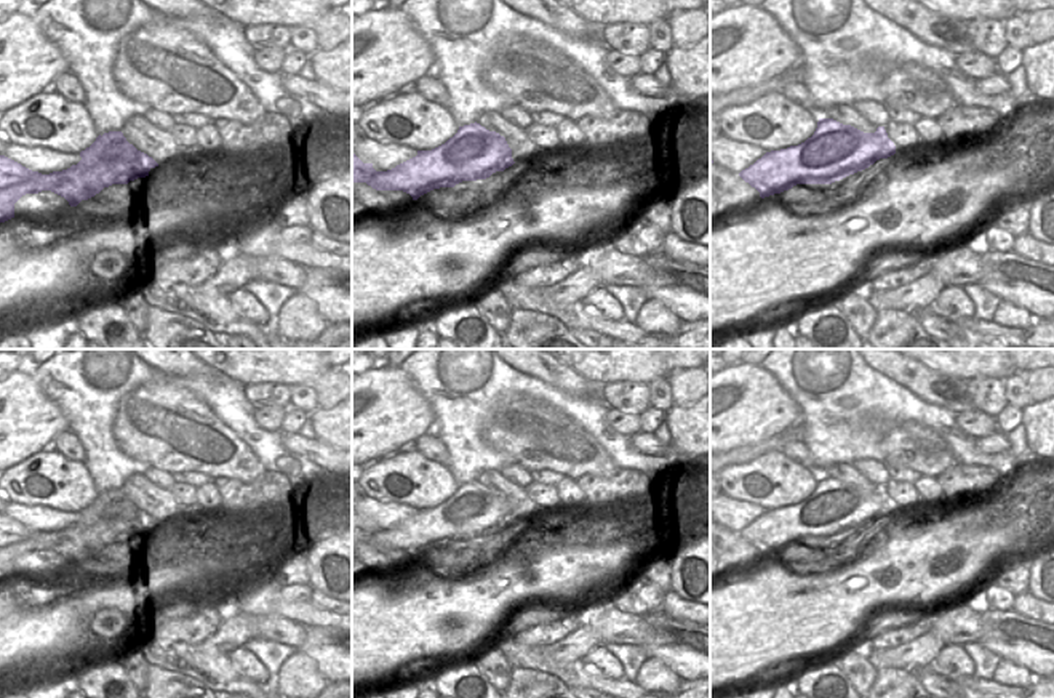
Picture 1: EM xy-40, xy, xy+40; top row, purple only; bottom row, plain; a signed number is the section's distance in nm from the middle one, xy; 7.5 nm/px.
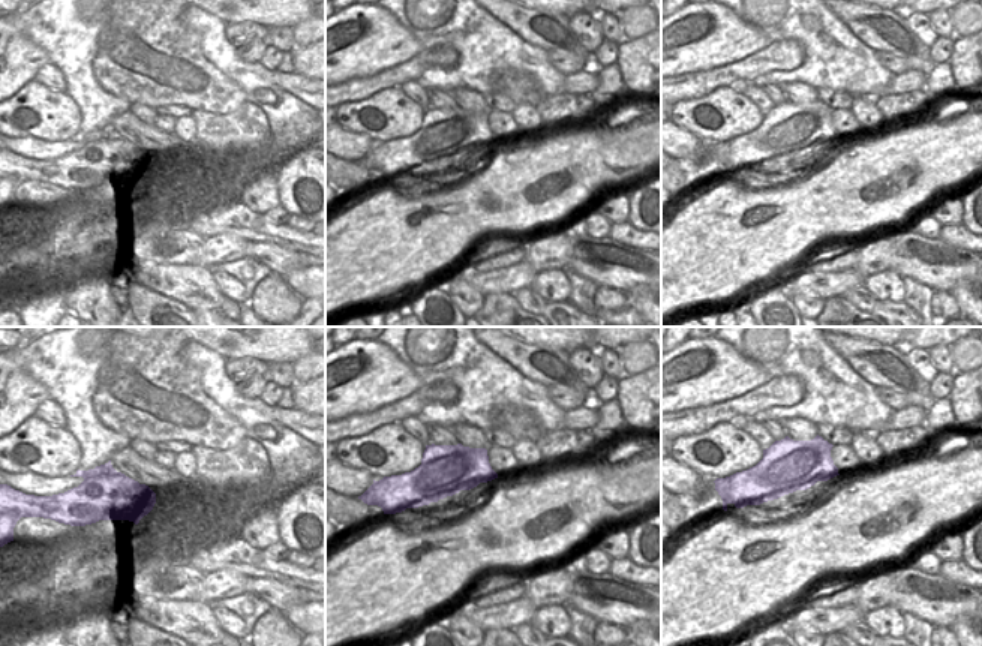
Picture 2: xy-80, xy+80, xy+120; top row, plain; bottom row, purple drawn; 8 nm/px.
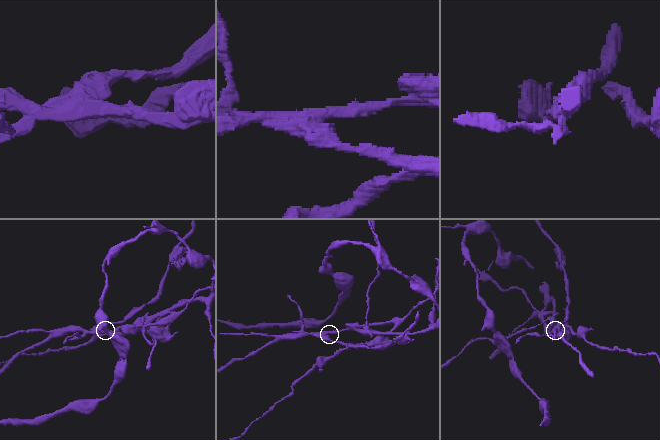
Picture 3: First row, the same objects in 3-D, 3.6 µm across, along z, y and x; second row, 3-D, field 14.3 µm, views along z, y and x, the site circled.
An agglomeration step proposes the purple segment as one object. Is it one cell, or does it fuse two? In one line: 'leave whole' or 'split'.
split

